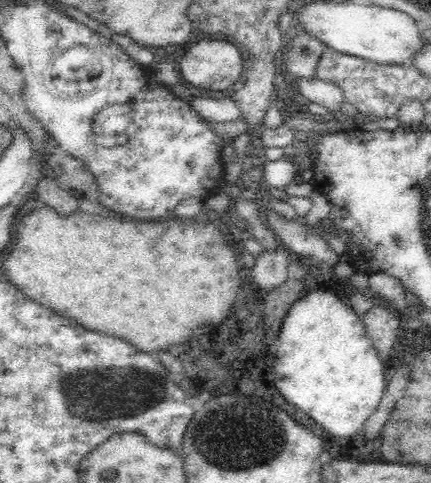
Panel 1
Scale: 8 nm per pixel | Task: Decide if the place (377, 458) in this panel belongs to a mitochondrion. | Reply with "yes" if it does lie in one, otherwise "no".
no

